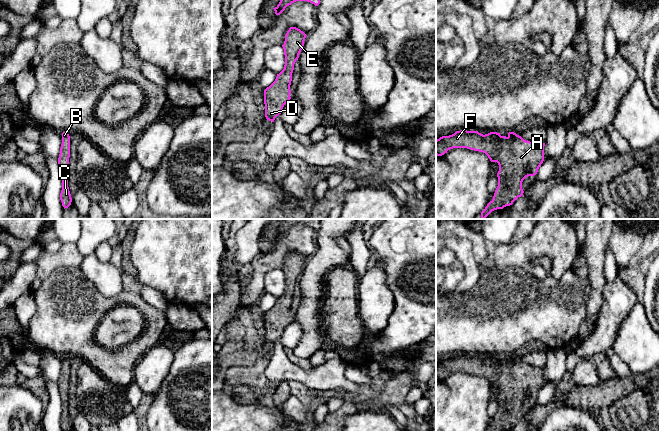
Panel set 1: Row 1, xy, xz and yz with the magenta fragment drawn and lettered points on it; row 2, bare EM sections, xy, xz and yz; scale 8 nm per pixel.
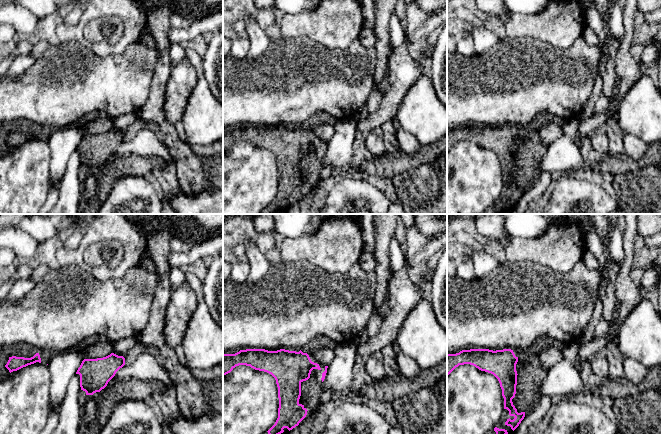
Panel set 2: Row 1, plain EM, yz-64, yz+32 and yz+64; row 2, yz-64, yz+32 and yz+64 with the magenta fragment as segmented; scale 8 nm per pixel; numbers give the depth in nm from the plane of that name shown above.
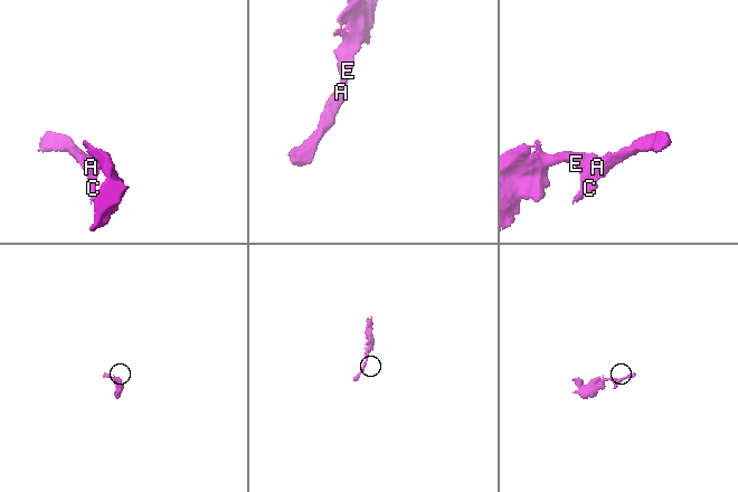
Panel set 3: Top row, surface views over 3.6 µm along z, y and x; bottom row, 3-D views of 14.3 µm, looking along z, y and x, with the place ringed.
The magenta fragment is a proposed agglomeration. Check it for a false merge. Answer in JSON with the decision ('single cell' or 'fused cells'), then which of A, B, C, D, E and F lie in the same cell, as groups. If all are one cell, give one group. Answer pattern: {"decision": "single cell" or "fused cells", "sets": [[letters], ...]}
{"decision": "single cell", "sets": [["A", "B", "C", "D", "E", "F"]]}

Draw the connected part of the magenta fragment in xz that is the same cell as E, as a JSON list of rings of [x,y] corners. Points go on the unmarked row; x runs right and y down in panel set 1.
[[[290,251],[282,269],[285,279],[284,293],[277,298],[275,305],[264,314],[265,341],[274,346],[282,337],[284,329],[291,323],[290,309],[294,288],[304,270],[306,258],[296,251]]]

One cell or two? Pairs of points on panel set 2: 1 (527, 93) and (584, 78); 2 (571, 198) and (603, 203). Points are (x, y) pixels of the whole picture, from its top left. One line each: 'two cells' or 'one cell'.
1: one cell
2: one cell

